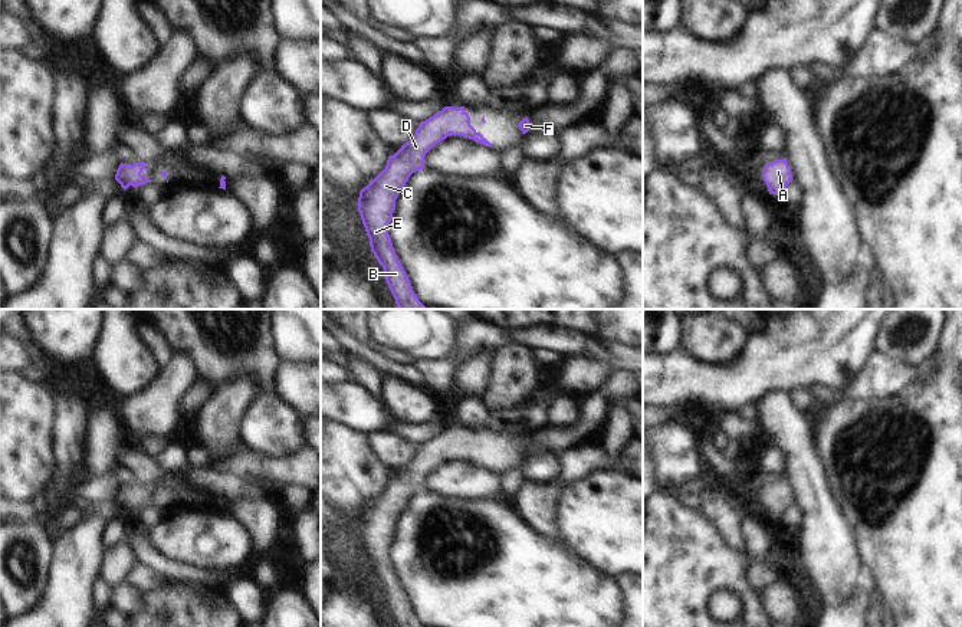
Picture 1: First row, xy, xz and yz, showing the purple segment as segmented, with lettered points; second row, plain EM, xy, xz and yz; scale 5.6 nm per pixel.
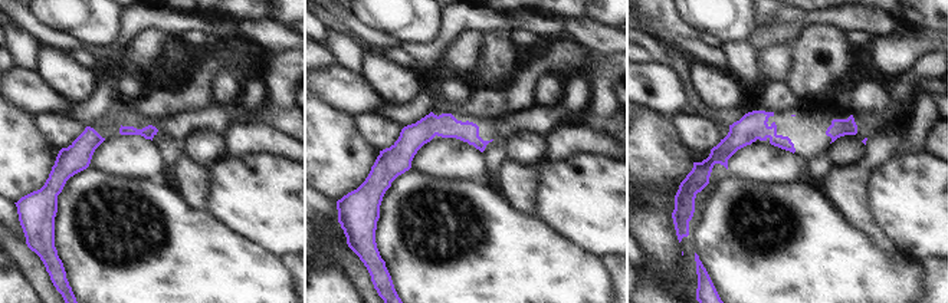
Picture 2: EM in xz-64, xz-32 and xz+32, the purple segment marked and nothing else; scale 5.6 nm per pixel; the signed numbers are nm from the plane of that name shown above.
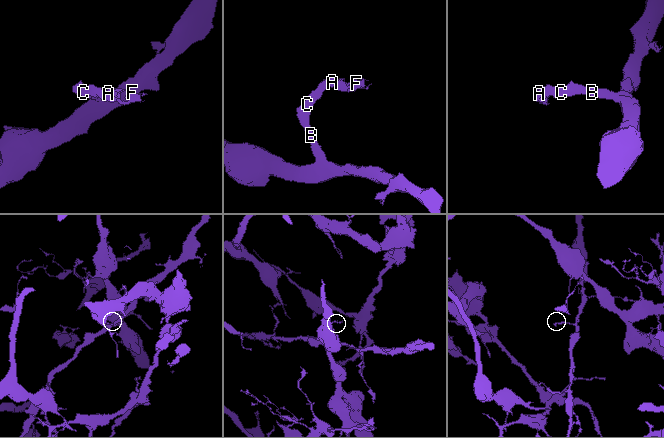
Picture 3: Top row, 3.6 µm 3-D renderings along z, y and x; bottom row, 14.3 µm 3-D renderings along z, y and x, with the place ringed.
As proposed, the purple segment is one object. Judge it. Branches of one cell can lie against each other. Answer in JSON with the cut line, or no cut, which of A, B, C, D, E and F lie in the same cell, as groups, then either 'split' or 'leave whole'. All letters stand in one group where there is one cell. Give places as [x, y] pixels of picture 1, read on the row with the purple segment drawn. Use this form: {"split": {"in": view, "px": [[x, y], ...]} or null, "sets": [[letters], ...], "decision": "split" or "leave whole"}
{"split": null, "sets": [["A", "B", "C", "D", "E", "F"]], "decision": "leave whole"}

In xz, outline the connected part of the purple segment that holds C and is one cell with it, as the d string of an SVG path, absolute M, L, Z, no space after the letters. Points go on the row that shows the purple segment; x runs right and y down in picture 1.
M444 106L429 119L421 121L411 139L390 155L385 168L359 191L357 206L371 252L384 269L385 282L398 309L426 309L426 306L414 293L388 234L395 200L410 175L424 168L426 154L450 134L492 148L492 144L470 125L464 106Z

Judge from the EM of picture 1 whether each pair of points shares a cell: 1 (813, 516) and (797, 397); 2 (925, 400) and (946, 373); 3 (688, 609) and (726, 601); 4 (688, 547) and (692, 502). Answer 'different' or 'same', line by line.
1: different
2: same
3: same
4: different

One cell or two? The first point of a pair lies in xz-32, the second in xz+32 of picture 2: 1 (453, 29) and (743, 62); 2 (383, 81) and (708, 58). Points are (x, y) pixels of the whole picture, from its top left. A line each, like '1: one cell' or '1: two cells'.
1: one cell
2: two cells

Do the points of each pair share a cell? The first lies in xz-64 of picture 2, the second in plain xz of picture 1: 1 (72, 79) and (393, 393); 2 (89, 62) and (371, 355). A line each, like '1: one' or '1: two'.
1: one
2: one

